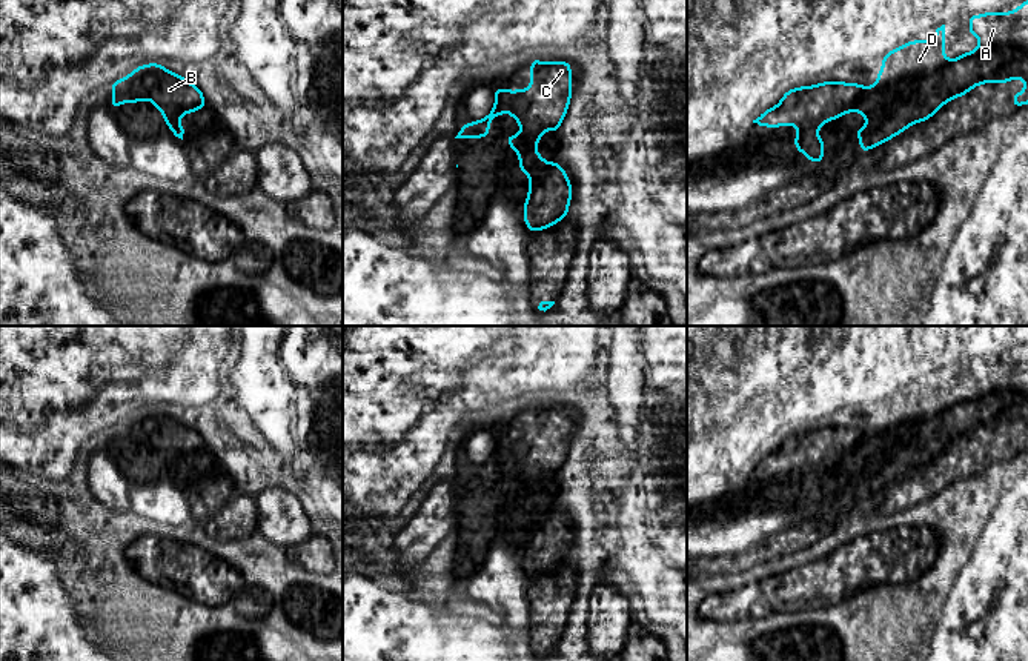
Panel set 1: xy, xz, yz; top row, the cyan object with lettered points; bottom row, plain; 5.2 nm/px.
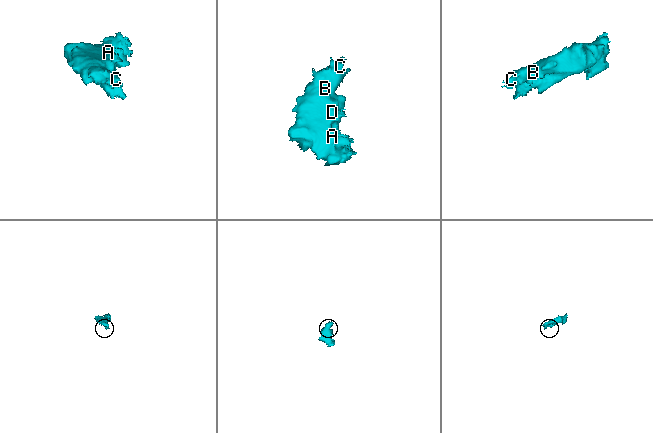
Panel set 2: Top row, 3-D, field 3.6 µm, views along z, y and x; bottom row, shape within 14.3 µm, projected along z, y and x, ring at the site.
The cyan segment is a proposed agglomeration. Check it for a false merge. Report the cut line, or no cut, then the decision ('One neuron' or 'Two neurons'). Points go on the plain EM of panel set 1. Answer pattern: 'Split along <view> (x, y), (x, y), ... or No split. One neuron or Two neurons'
No split. One neuron

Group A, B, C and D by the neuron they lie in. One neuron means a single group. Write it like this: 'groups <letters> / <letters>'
groups A B C D

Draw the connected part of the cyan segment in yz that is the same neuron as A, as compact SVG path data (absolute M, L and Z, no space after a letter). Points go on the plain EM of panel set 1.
M1028 343L1005 358L968 358L968 366L967 377L977 381L980 389L957 403L945 403L945 369L942 369L936 374L934 381L911 384L884 398L882 412L873 430L853 426L821 426L813 430L787 433L779 447L764 455L753 467L773 473L784 469L798 470L794 493L802 497L811 507L824 507L825 484L817 480L817 475L830 464L837 464L847 457L861 457L868 466L867 470L856 473L856 481L861 484L859 497L867 497L905 477L911 469L927 466L943 449L983 427L1002 430L1006 426L1020 423L1025 426L1025 435L1013 438L1011 452L1028 449Z

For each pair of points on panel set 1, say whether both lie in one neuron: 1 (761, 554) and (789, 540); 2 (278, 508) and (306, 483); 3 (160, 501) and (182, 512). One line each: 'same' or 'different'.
1: same
2: different
3: same

